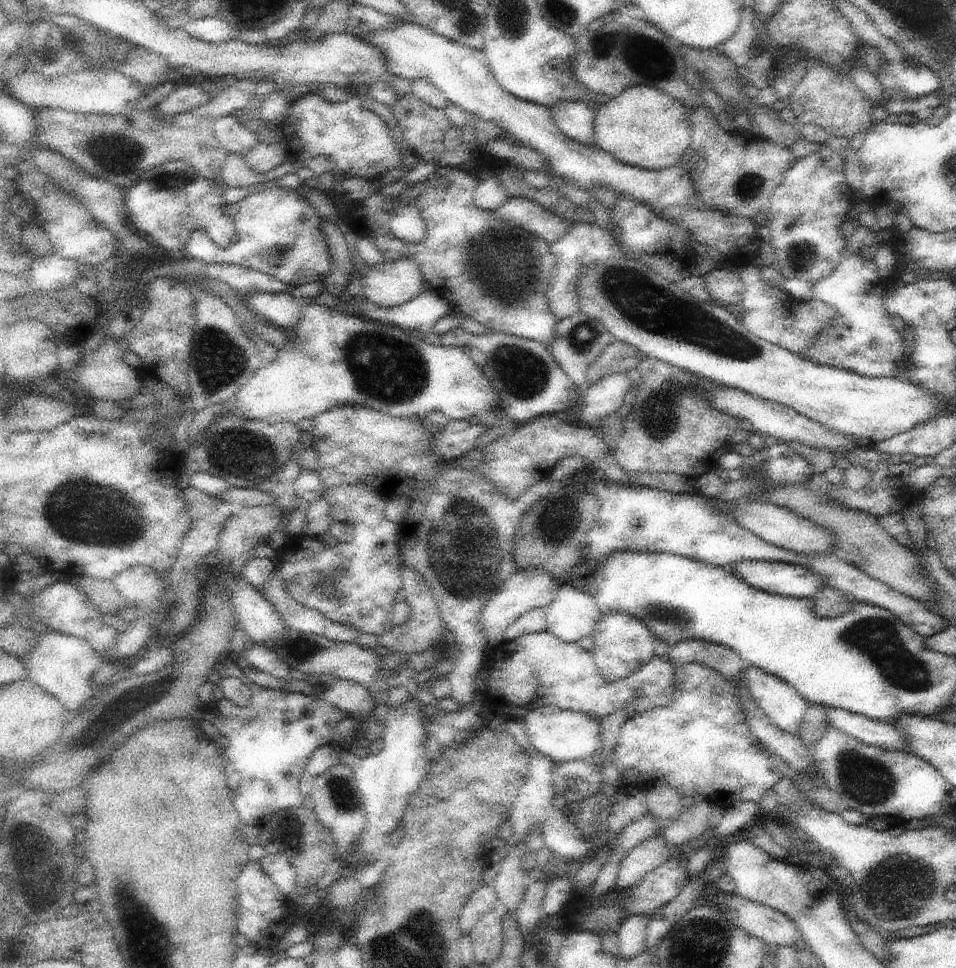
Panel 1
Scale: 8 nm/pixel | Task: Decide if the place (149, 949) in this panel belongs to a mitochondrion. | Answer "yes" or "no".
yes

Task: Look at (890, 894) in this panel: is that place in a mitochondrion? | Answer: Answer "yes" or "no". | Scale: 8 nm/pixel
yes

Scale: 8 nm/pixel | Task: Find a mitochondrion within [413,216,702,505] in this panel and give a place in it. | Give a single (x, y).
(494, 265)

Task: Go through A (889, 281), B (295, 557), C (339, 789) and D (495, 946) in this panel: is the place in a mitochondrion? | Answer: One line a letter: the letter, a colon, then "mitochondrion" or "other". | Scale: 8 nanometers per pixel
A: other
B: other
C: mitochondrion
D: other

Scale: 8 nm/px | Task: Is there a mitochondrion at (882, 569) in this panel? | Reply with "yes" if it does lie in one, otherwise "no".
no

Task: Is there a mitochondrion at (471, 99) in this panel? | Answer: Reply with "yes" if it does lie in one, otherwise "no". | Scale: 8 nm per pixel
no

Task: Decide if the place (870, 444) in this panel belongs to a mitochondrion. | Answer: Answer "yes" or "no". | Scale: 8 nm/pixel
no

